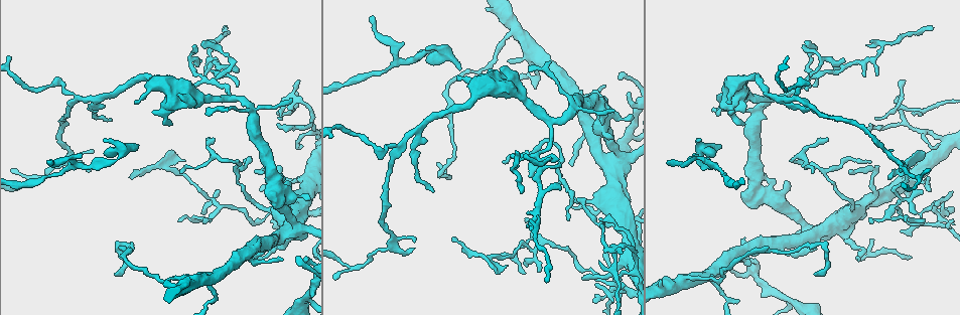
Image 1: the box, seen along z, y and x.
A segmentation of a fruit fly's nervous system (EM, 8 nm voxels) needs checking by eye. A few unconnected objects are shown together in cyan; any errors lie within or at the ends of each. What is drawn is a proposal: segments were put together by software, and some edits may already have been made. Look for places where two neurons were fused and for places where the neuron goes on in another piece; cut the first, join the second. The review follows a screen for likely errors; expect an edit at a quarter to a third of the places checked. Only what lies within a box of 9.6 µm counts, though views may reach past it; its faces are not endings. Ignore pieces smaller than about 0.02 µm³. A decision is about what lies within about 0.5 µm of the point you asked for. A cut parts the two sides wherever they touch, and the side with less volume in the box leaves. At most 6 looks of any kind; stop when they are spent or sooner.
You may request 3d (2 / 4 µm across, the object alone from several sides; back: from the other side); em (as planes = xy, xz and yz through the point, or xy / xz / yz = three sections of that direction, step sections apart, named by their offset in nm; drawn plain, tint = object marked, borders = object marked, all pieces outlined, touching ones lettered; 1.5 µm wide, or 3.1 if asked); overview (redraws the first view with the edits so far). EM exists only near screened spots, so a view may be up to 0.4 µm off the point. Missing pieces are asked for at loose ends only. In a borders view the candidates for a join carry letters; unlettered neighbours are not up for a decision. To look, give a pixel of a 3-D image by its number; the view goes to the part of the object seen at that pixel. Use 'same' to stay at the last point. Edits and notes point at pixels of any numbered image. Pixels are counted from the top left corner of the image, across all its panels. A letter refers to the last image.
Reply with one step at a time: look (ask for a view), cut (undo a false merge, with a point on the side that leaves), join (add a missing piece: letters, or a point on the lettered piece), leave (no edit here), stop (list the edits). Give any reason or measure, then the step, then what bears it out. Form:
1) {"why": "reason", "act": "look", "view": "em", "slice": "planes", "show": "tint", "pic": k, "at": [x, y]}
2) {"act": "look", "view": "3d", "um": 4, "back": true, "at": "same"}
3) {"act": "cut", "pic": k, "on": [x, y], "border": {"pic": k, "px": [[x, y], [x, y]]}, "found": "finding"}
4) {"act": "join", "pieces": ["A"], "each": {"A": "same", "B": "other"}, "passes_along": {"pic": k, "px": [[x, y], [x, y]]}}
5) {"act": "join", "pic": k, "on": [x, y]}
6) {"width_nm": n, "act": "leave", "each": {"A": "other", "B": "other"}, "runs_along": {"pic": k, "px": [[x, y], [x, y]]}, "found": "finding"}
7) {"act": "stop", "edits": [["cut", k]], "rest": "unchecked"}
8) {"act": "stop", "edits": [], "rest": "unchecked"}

{"why": "tapers out", "act": "look", "view": "3d", "um": 4, "pic": 1, "at": [369, 17]}

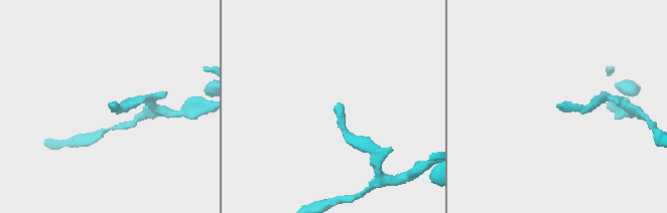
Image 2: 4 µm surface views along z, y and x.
{"why": "need the tissue", "act": "look", "view": "em", "slice": "planes", "show": "borders", "pic": 2, "at": [334, 109]}

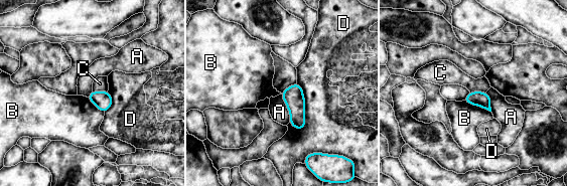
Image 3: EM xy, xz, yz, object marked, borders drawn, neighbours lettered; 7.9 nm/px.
{"act": "leave", "each": {"A": "other", "B": "other", "C": "other", "D": "other"}, "border": {"pic": 3, "px": [[281, 94], [289, 113], [290, 122]]}, "found": "no lettered piece goes on from it"}

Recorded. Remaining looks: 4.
{"why": "abrupt turn", "act": "look", "view": "em", "slice": "planes", "show": "borders", "pic": 1, "at": [54, 81]}

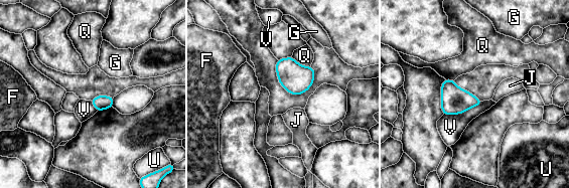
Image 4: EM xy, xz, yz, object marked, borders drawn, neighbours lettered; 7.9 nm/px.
{"longest_contact_nm": ["V", 340], "act": "leave", "each": {"F": "other", "G": "other", "J": "other", "Q": "other", "U": "other", "V": "other"}, "border": {"pic": 4, "px": [[291, 56], [301, 64], [310, 66]]}, "found": "all the same neuron"}

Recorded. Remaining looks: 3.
{"why": "abrupt turn", "act": "look", "view": "em", "slice": "xz", "step": 4, "show": "borders", "pic": 1, "at": [254, 119]}

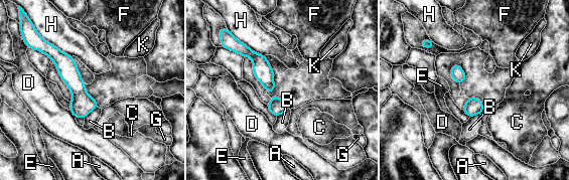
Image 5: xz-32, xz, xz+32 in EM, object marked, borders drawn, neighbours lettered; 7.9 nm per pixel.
{"act": "look", "view": "em", "slice": "planes", "show": "borders", "at": "same"}

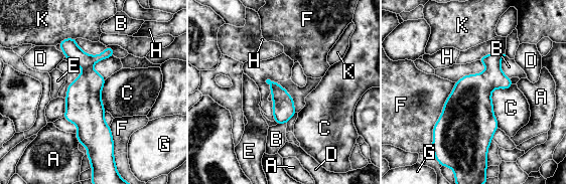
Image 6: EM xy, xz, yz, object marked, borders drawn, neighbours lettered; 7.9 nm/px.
{"act": "leave", "each": {"A": "other", "B": "other", "C": "other", "D": "other", "E": "other", "F": "other", "G": "other", "H": "other", "K": "other"}, "runs_along": {"pic": 6, "px": [[72, 41], [88, 70], [90, 154]]}, "found": "all the same neuron"}

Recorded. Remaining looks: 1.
{"act": "stop", "edits": [], "rest": "unchecked"}

